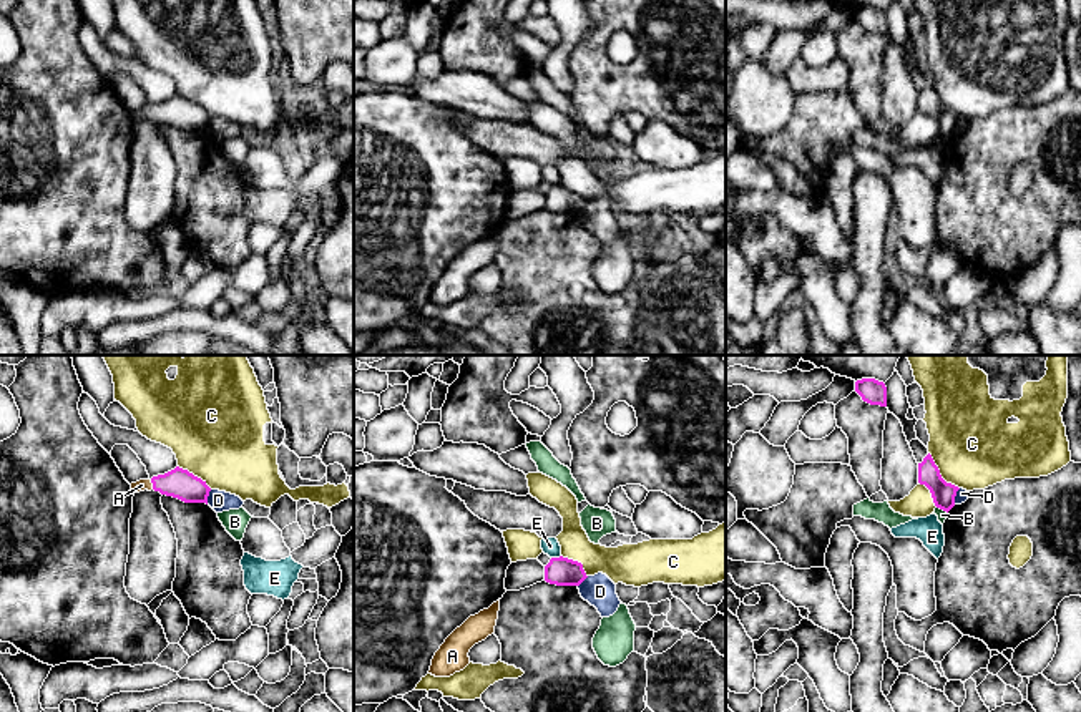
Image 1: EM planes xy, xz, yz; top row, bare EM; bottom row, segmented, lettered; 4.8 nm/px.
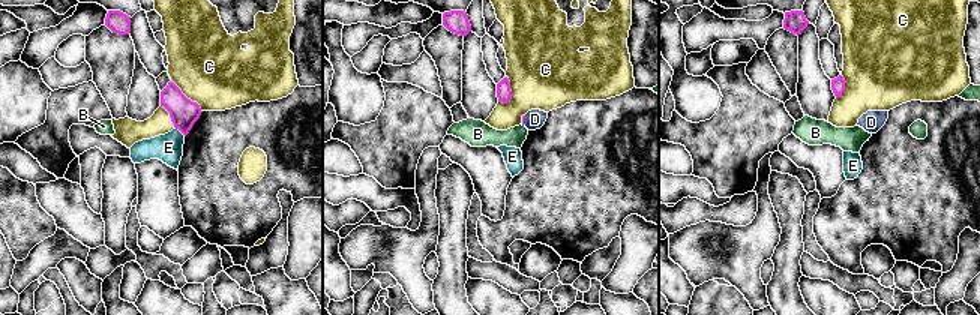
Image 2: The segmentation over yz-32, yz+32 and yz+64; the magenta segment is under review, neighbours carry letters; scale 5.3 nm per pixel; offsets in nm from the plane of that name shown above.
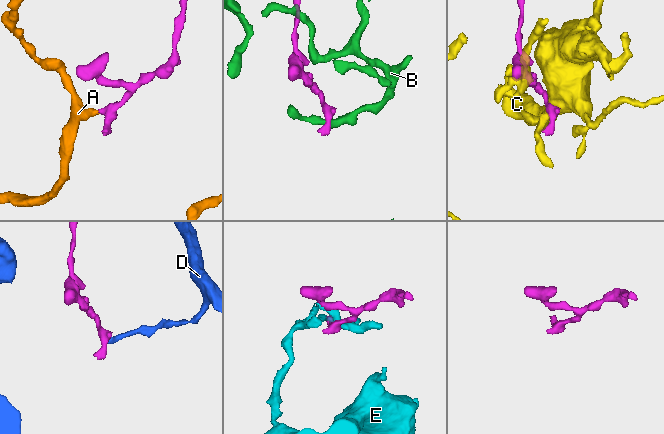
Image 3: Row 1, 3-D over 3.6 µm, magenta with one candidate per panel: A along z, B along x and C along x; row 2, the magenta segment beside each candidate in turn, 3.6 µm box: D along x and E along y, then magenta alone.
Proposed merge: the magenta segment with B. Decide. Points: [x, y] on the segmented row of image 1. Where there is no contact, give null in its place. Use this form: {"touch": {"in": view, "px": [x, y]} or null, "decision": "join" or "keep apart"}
{"touch": {"in": "yz", "px": [942, 508]}, "decision": "keep apart"}

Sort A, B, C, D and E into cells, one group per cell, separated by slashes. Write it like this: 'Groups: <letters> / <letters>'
Groups: A / B / C / D / E

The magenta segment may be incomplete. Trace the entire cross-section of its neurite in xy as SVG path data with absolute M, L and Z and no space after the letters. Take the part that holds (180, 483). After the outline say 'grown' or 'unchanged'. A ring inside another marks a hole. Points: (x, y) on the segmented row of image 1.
M176 466L174 470L153 476L151 480L139 480L131 483L133 493L139 491L159 491L161 495L178 498L184 503L206 503L211 488L201 478L194 476L188 470Z; grown

